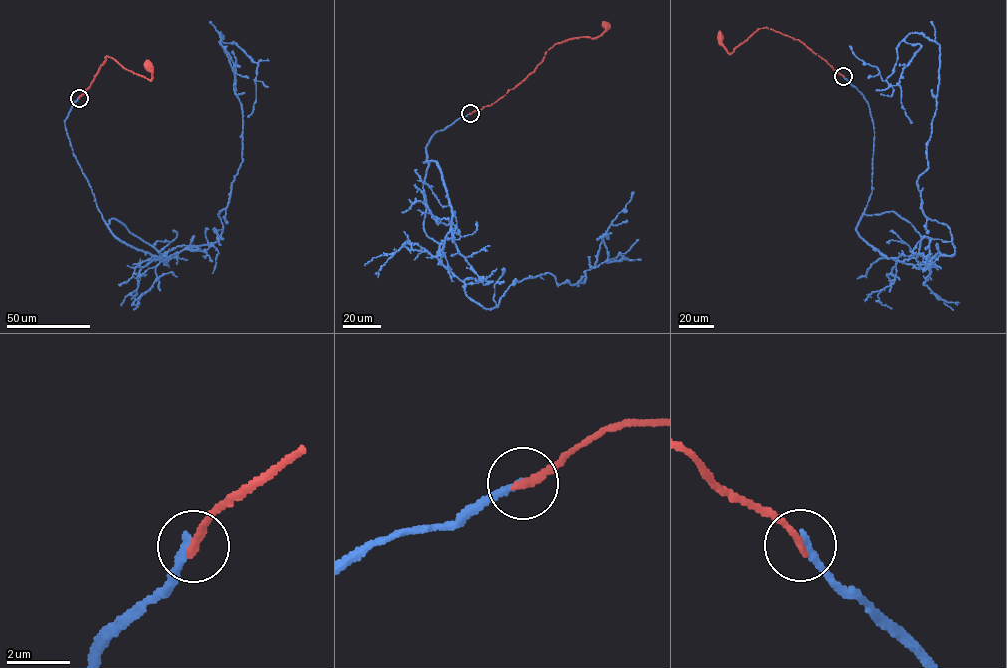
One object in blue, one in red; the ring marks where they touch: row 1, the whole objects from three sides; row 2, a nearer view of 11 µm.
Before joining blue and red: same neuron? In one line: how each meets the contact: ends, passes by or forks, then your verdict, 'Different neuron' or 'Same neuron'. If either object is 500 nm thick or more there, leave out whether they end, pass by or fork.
At the ring blue ends. At the ring red ends. Different neuron

